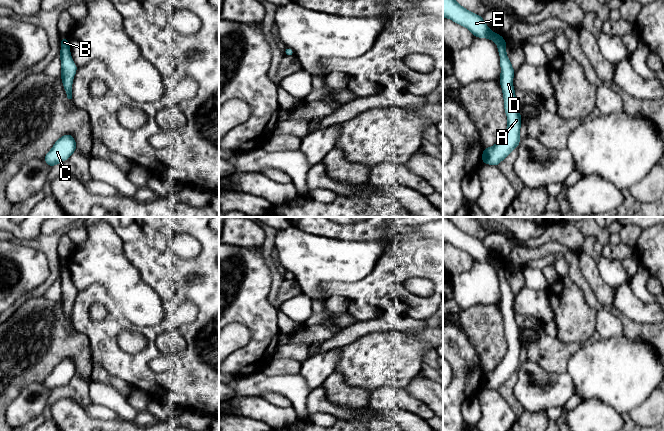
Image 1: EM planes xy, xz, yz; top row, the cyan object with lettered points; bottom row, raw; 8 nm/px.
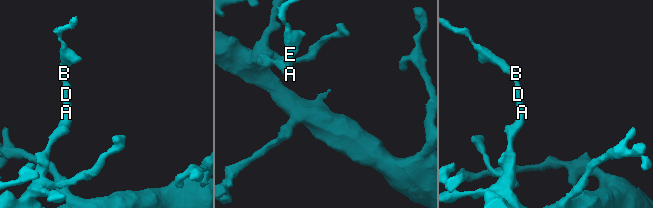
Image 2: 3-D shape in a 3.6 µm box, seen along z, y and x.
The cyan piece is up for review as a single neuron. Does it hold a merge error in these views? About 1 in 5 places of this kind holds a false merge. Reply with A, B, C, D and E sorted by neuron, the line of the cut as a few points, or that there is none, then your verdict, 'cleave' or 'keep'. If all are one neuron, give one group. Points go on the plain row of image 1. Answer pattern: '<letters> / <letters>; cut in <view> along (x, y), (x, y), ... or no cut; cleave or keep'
A B C D E; no cut; keep

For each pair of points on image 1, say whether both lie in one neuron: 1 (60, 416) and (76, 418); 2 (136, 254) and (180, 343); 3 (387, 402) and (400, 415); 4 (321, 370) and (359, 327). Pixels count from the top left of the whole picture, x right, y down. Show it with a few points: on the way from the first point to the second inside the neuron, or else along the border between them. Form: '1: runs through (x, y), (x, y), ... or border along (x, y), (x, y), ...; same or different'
1: runs through (64, 416), (72, 418); same
2: runs through (158, 276), (180, 301), (180, 321); same
3: border along (371, 409), (404, 409), (413, 412), (417, 416); different
4: border along (337, 348), (320, 353); different

